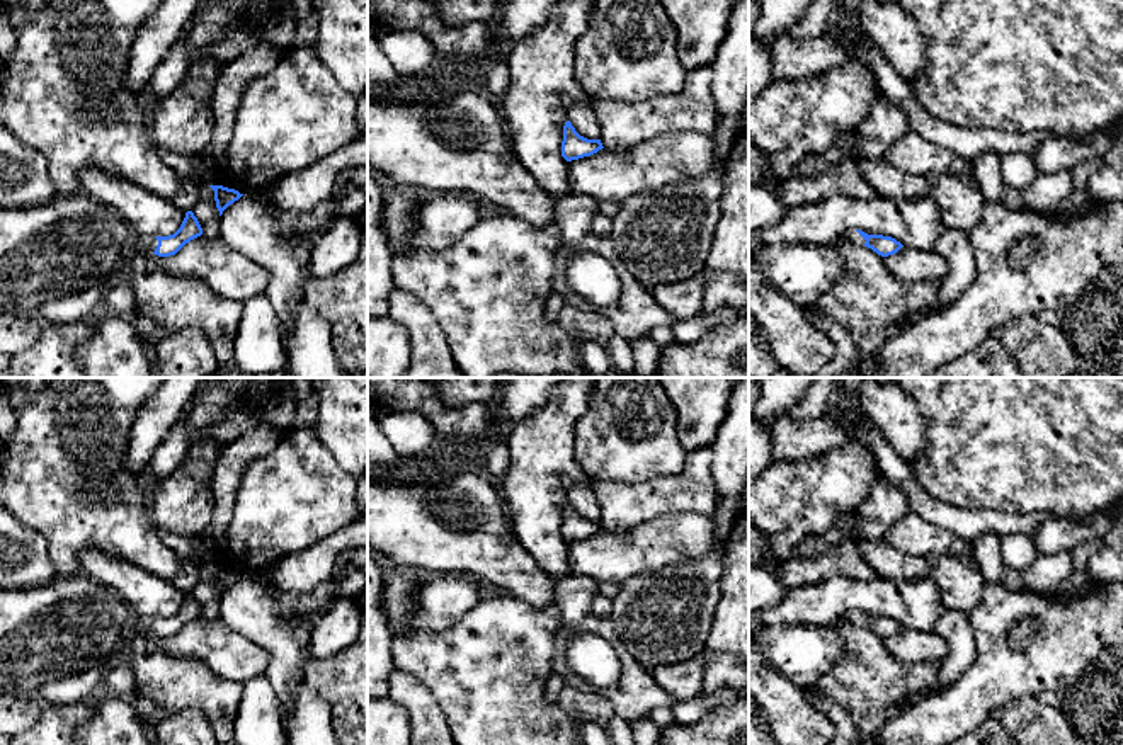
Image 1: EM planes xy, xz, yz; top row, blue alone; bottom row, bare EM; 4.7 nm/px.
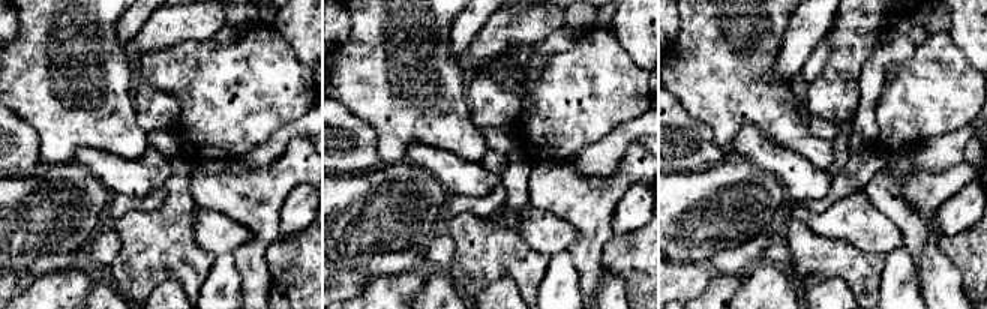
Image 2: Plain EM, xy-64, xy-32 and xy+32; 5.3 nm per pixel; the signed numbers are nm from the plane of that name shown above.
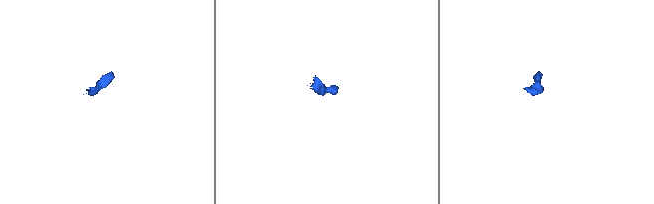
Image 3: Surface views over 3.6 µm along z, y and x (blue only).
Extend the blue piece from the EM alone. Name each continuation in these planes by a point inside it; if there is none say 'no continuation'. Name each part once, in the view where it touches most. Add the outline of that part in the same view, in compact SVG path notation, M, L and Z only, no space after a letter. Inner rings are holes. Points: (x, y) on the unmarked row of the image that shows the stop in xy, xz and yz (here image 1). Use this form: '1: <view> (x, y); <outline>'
1: xy (140, 625); M133 616L128 631L129 634L153 634L157 626L158 626L158 621L155 617Z

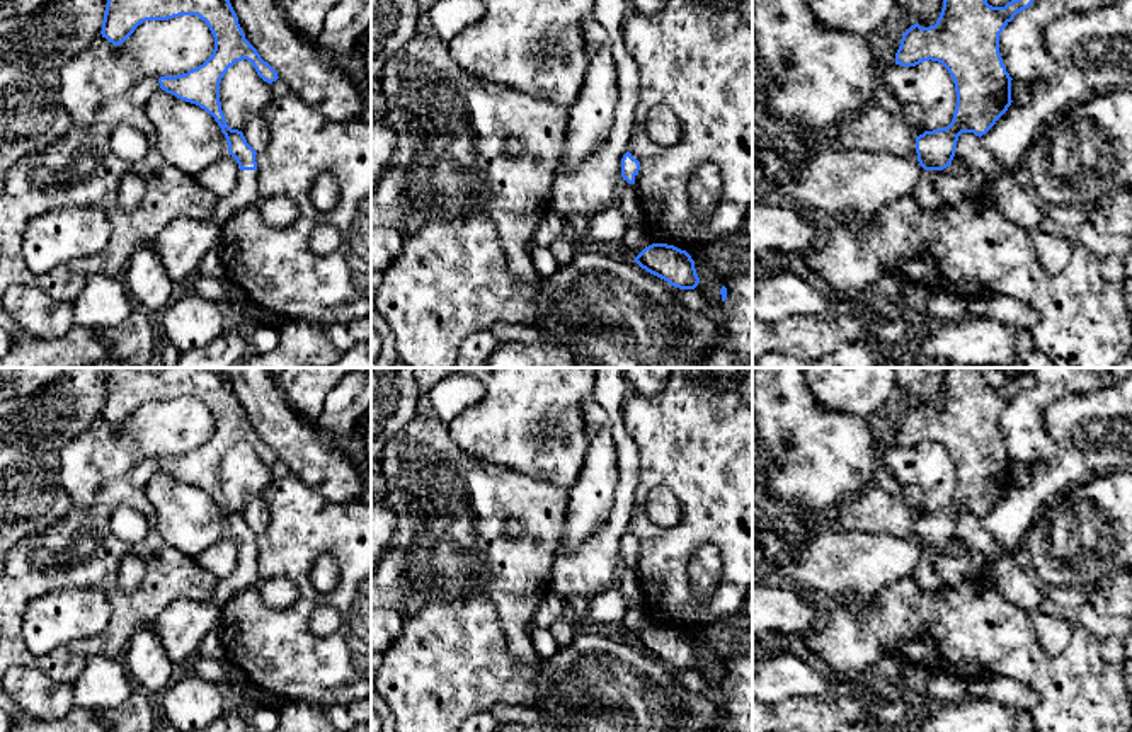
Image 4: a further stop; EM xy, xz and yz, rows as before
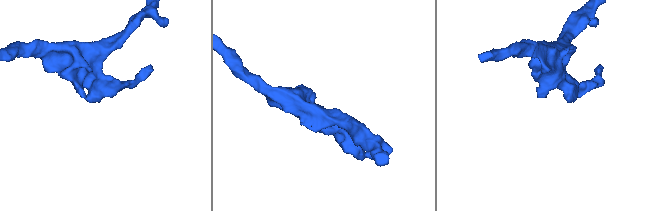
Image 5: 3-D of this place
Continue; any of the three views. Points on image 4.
1: xy (276, 593); M240 552L237 570L226 579L220 579L214 591L214 603L221 609L235 594L250 586L257 586L262 603L271 609L284 609L296 603L298 587L288 577L271 577L262 580L257 575L259 552Z

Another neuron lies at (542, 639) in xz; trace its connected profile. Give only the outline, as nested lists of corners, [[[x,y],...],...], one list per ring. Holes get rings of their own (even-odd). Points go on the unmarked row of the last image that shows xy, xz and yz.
[[[533,628],[531,643],[538,652],[540,659],[548,659],[560,649],[552,635],[550,628]]]

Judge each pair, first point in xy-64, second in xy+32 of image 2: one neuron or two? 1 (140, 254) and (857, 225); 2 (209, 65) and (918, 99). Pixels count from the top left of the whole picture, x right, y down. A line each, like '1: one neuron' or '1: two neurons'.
1: two neurons
2: one neuron

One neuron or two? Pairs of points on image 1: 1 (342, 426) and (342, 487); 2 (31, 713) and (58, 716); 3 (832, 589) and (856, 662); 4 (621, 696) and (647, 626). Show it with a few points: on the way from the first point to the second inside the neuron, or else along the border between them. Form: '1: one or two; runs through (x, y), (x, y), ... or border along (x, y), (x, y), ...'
1: two; border along (319, 434), (319, 439), (349, 473)
2: two; border along (45, 705), (39, 718), (29, 727)
3: two; border along (839, 616), (831, 625)
4: two; border along (613, 623), (616, 638), (650, 672)

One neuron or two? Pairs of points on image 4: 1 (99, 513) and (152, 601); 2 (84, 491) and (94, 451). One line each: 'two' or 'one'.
1: one
2: one

